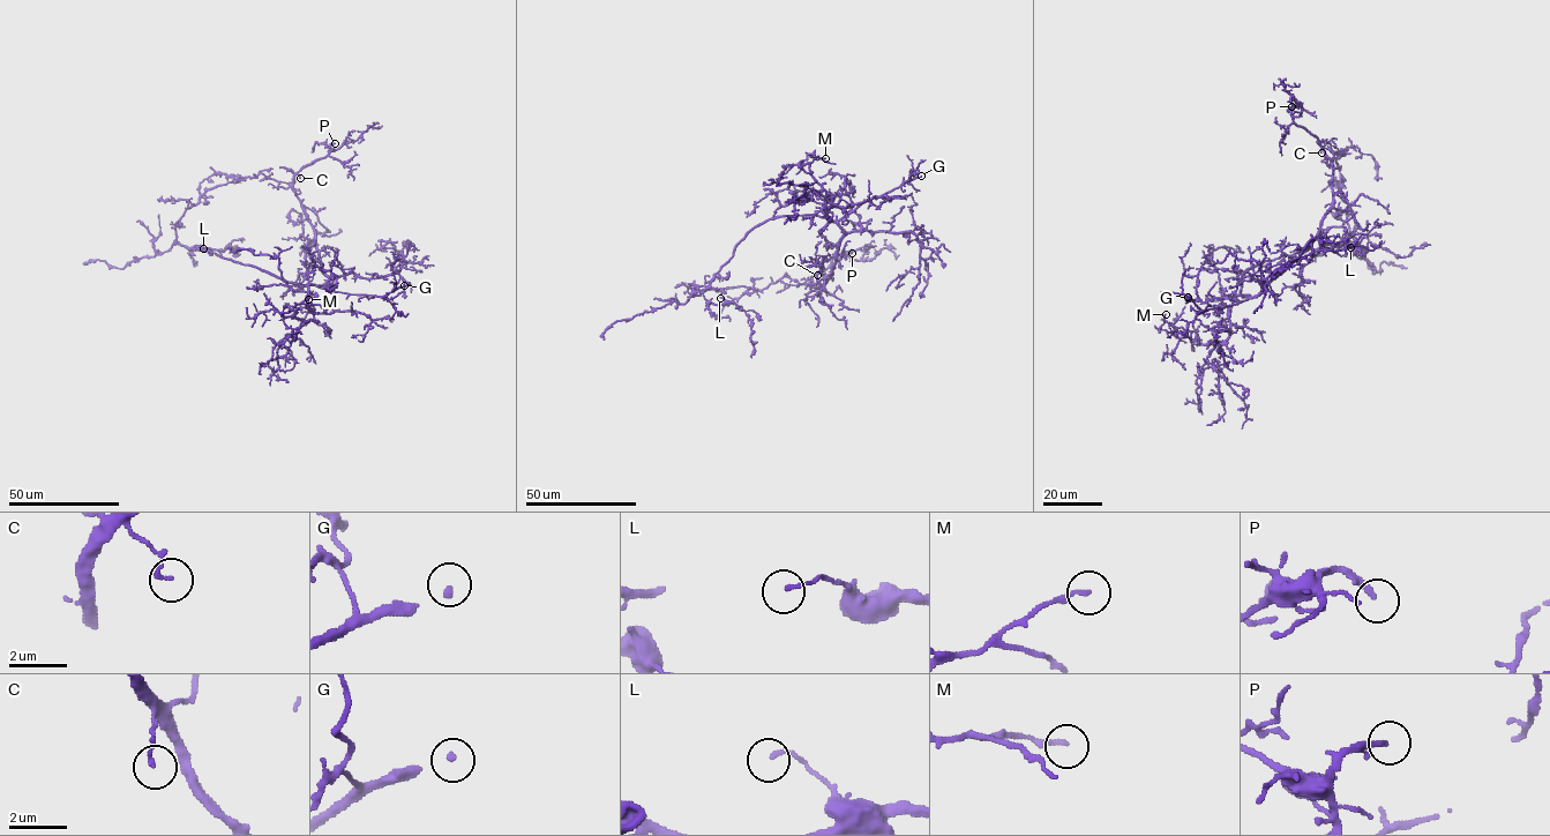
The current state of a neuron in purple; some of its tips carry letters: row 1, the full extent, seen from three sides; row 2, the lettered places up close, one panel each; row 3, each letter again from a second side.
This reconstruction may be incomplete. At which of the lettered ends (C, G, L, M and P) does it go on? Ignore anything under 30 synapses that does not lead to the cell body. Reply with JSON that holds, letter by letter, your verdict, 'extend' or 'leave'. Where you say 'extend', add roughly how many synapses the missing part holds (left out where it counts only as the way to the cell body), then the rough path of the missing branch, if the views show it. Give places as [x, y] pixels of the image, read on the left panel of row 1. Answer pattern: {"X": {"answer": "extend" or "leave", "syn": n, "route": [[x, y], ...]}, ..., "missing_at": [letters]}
{"C": {"answer": "leave"}, "G": {"answer": "leave"}, "L": {"answer": "leave"}, "M": {"answer": "leave"}, "P": {"answer": "extend", "syn": 45, "route": [[335, 143], [338, 141], [327, 135], [328, 119]]}, "missing_at": ["P"]}

